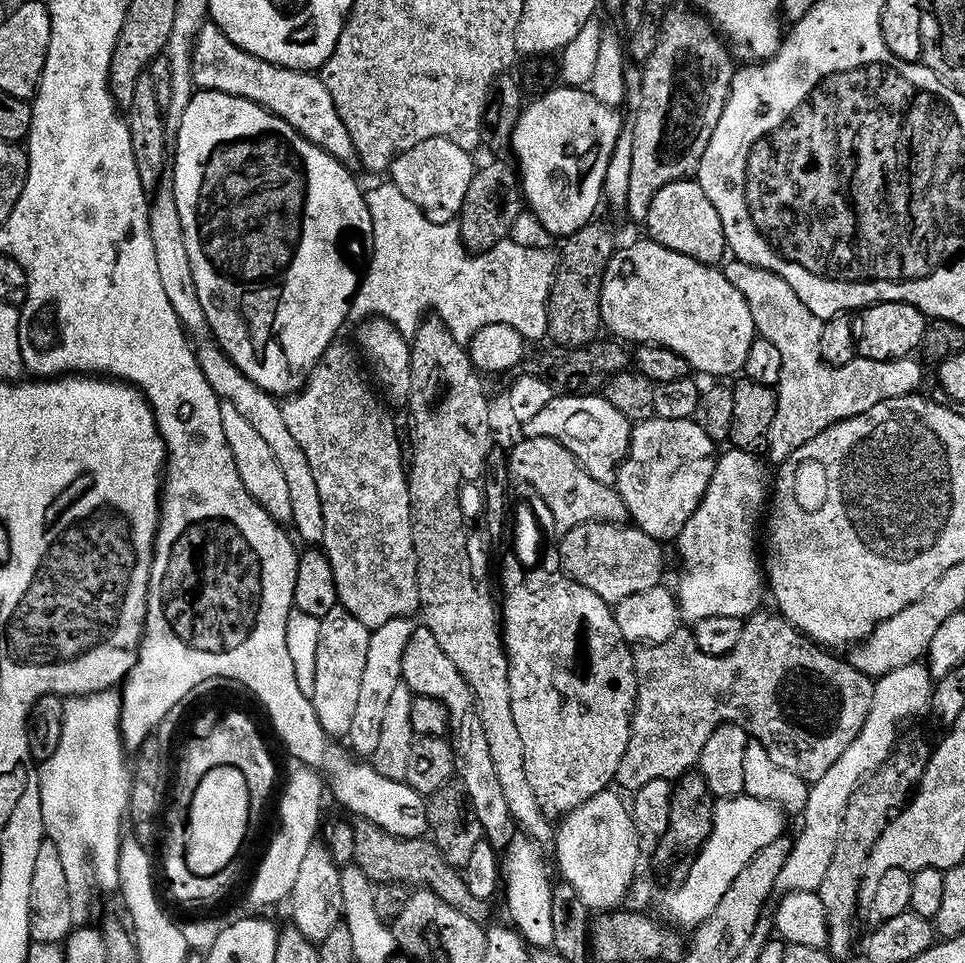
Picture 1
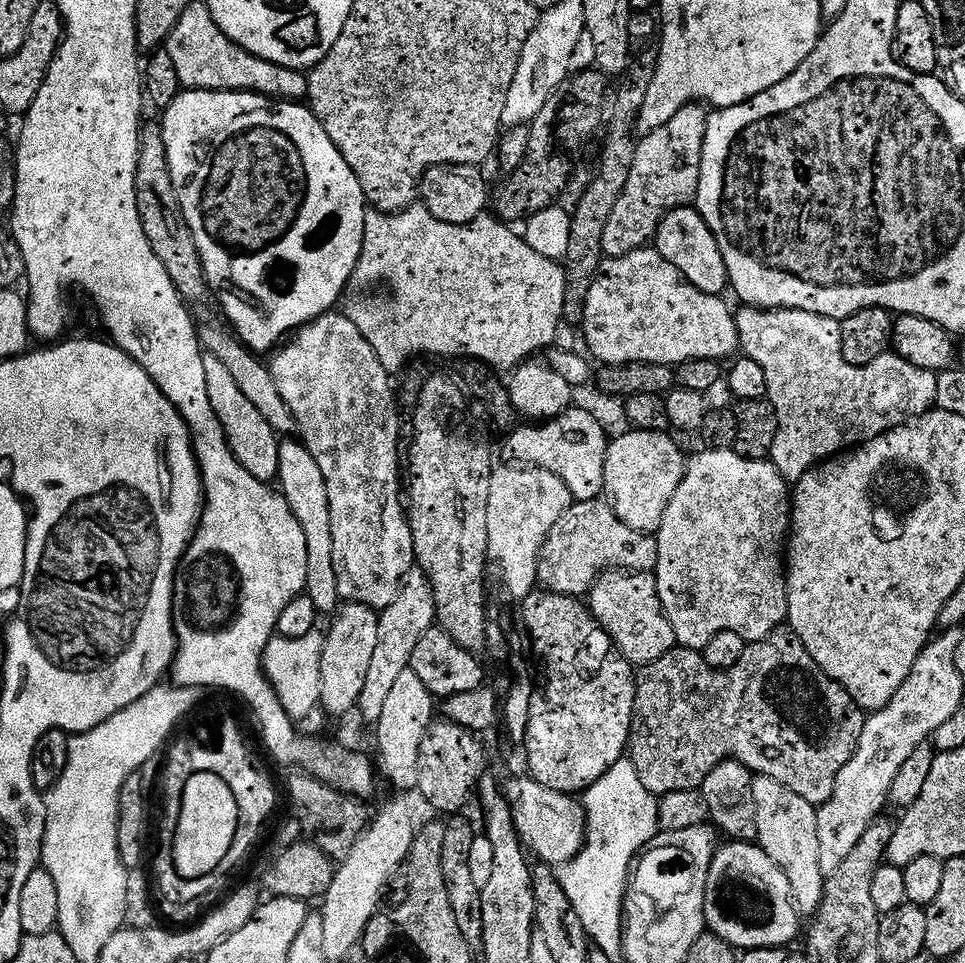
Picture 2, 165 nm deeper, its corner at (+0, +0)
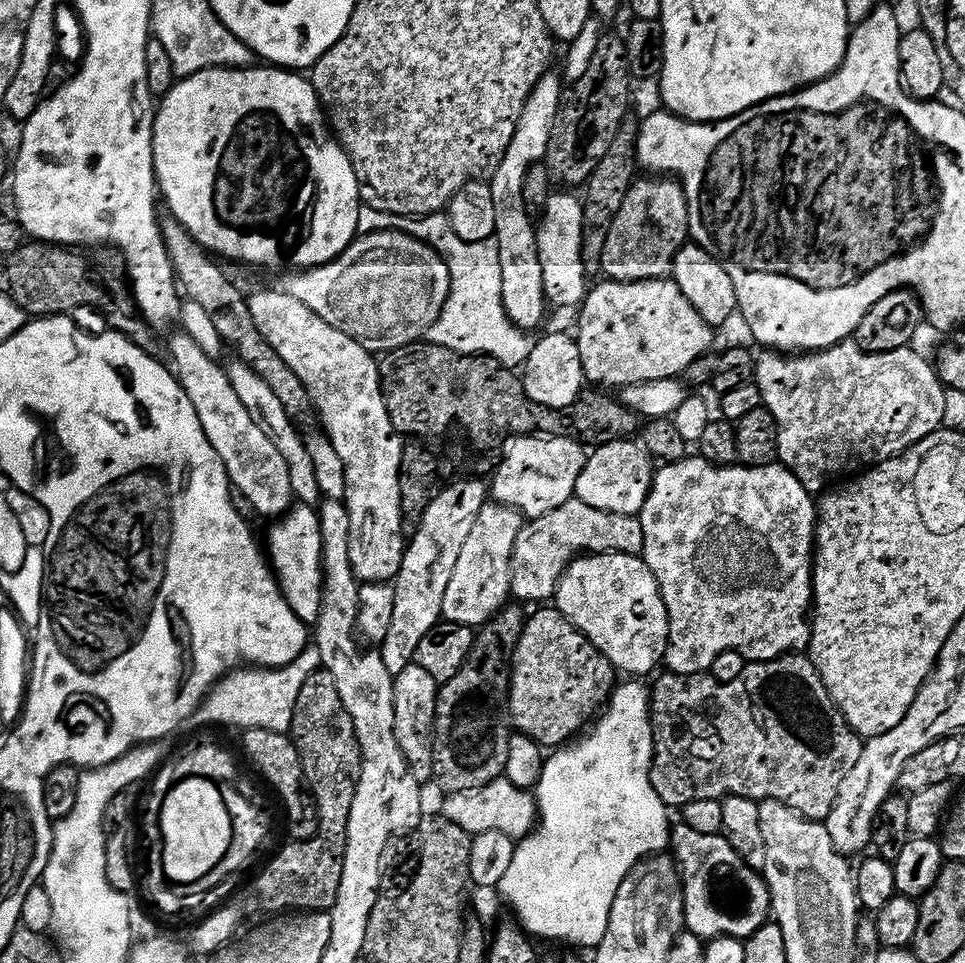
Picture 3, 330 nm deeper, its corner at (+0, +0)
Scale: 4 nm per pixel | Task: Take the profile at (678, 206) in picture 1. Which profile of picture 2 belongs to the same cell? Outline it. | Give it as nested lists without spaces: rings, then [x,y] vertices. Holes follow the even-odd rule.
[[[695,207],[675,208],[670,210],[662,218],[654,237],[654,247],[660,256],[690,286],[694,286],[702,294],[707,296],[723,297],[729,287],[728,271],[726,262],[722,258],[722,250],[718,250],[716,235],[706,226],[706,222],[701,218]]]

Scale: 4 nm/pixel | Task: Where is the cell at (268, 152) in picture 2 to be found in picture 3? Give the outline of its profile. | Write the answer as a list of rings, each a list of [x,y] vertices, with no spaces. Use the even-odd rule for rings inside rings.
[[[253,66],[250,68],[211,68],[210,70],[202,70],[193,76],[186,76],[177,79],[173,83],[172,88],[159,101],[160,109],[156,112],[156,121],[152,124],[152,160],[150,156],[150,168],[154,173],[155,183],[158,185],[158,192],[164,195],[164,200],[168,203],[171,219],[176,223],[181,224],[186,231],[189,232],[201,248],[207,250],[209,253],[217,252],[220,256],[225,256],[228,260],[237,260],[240,264],[253,264],[256,268],[292,268],[288,270],[307,270],[310,268],[317,268],[323,264],[329,264],[334,258],[338,258],[351,246],[352,241],[356,239],[358,233],[356,227],[358,226],[358,214],[362,207],[360,198],[360,184],[356,181],[356,171],[352,169],[352,161],[349,160],[348,155],[344,149],[340,147],[339,143],[334,142],[333,137],[330,135],[329,129],[326,127],[326,116],[322,111],[322,105],[319,98],[316,97],[316,92],[312,88],[311,79],[302,77],[303,75],[297,74],[292,70],[285,70],[279,66]]]

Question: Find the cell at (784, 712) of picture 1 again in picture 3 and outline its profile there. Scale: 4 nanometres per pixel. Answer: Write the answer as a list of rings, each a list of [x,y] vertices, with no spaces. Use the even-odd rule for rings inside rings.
[[[789,654],[779,656],[776,660],[757,660],[745,663],[742,674],[734,678],[734,682],[717,684],[711,674],[698,676],[674,676],[664,674],[664,677],[650,688],[652,698],[652,733],[654,734],[654,754],[652,755],[652,785],[658,790],[658,798],[668,805],[669,809],[682,810],[690,802],[699,800],[719,800],[723,802],[727,796],[748,798],[757,802],[776,800],[788,808],[793,808],[807,820],[827,821],[828,815],[834,810],[838,790],[842,790],[842,782],[854,766],[858,766],[858,758],[862,758],[862,750],[865,741],[856,735],[843,716],[841,716],[836,704],[830,697],[822,678],[816,673],[816,668],[811,659],[804,654]]]

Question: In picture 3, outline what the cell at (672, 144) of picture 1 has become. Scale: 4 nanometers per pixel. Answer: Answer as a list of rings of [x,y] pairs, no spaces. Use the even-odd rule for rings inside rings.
[[[672,178],[637,179],[608,231],[606,246],[598,258],[609,281],[617,284],[663,280],[671,273],[676,251],[689,239],[688,200],[683,187]]]

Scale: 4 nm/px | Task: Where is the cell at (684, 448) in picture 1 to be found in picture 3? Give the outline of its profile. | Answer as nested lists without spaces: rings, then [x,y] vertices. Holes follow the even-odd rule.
[[[631,439],[599,445],[593,452],[596,453],[585,459],[584,468],[578,474],[575,499],[594,506],[594,510],[639,517],[654,475],[654,464],[648,453]]]

